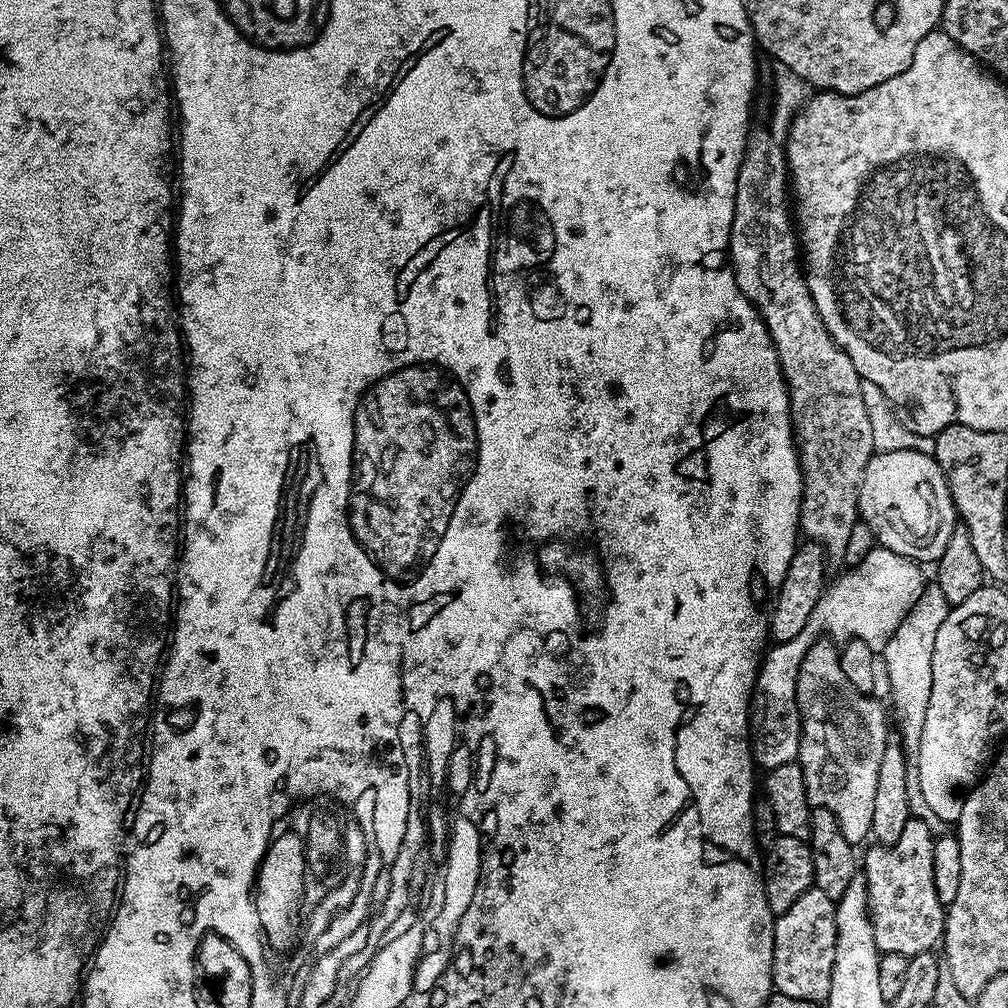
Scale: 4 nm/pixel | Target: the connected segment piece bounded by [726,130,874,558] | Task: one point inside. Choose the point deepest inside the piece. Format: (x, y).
(830, 425)

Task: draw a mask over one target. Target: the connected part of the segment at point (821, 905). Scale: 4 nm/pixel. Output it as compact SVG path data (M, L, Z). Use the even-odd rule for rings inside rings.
M815 886L806 890L786 914L775 917L772 986L779 995L813 1002L827 1001L834 970L836 945L836 901L826 898Z

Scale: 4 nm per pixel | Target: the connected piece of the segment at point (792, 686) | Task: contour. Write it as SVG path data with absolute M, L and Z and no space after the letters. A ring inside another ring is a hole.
M874 547L866 558L851 565L836 581L825 587L810 622L790 642L773 643L760 662L760 673L752 691L752 706L748 710L752 759L764 770L797 763L800 754L800 711L796 701L796 683L802 658L817 640L828 637L836 642L853 638L866 642L873 652L883 653L886 642L894 638L894 630L902 626L902 618L922 598L926 579L920 573L921 565L889 548Z

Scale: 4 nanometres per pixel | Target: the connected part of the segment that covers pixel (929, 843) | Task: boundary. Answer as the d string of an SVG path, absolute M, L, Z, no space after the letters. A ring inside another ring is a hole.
M909 818L898 842L871 845L872 849L862 856L862 875L868 887L868 917L874 926L874 942L882 954L913 956L933 951L941 943L944 934L946 906L934 890L934 834L924 820Z

